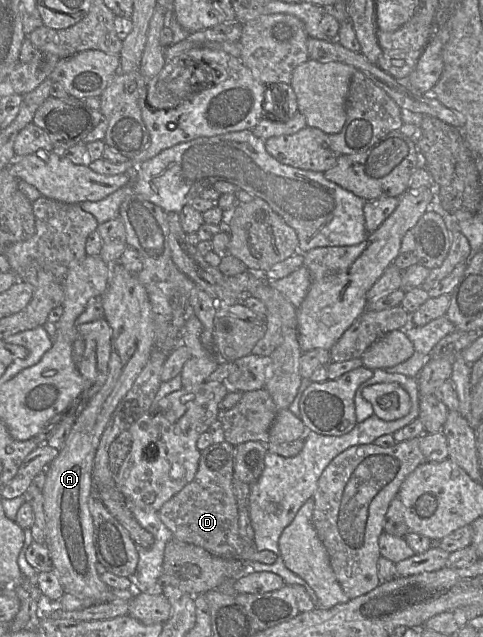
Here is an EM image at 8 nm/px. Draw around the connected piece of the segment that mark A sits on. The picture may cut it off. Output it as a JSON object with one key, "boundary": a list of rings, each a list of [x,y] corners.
{"boundary":[[[120,262],[109,264],[107,288],[100,299],[104,309],[103,317],[112,328],[107,379],[77,418],[56,458],[46,467],[42,494],[46,545],[53,571],[56,572],[64,591],[80,598],[106,603],[113,601],[112,589],[100,578],[100,574],[105,573],[106,569],[96,556],[94,524],[89,509],[89,499],[94,490],[94,459],[112,414],[131,389],[154,350],[155,326],[146,289],[136,274],[127,270]]]}

